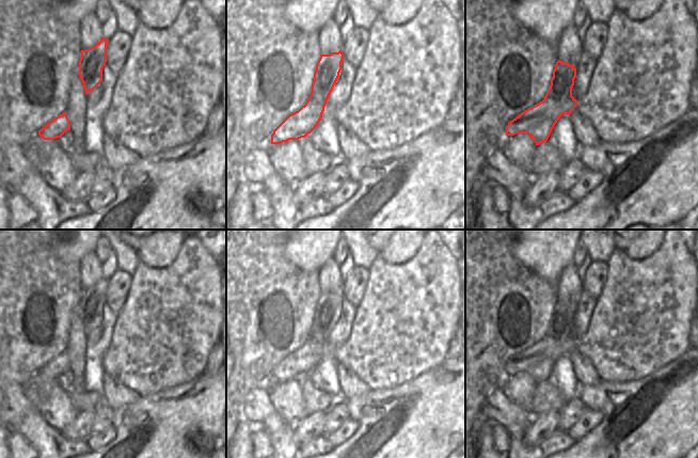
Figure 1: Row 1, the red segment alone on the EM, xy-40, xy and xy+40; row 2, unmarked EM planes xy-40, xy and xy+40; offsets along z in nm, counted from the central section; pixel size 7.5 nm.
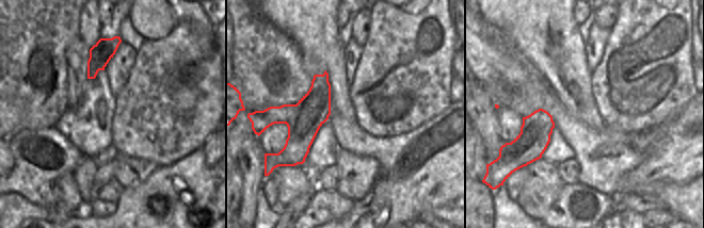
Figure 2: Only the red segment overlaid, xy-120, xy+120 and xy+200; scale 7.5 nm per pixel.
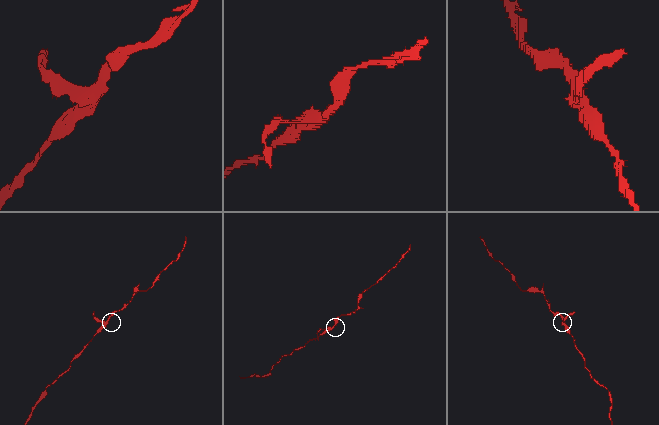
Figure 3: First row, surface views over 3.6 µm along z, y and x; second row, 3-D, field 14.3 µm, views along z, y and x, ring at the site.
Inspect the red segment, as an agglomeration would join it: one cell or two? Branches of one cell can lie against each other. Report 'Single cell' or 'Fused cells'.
Fused cells.

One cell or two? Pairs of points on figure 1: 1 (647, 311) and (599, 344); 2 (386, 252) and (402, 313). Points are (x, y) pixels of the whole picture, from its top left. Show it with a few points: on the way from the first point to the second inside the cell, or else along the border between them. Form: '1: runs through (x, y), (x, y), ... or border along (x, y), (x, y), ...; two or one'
1: runs through (635, 322), (615, 343), (611, 344); one
2: border along (379, 253), (387, 263), (406, 263), (414, 256); two

